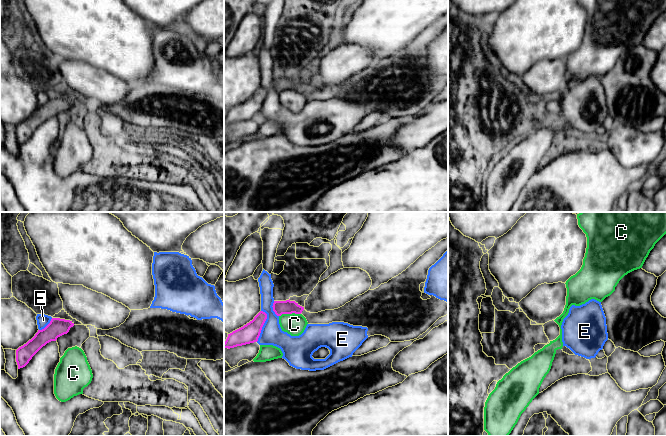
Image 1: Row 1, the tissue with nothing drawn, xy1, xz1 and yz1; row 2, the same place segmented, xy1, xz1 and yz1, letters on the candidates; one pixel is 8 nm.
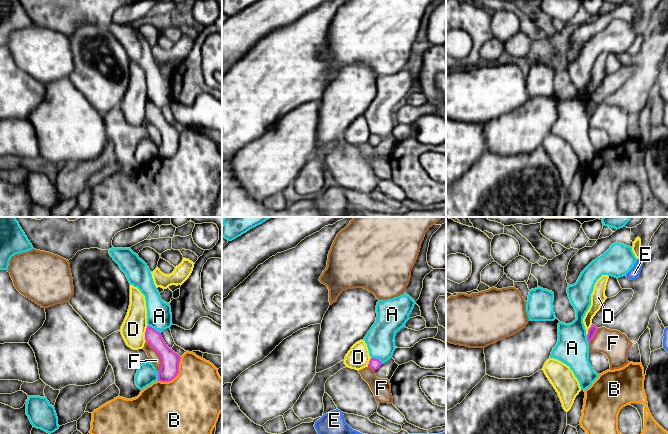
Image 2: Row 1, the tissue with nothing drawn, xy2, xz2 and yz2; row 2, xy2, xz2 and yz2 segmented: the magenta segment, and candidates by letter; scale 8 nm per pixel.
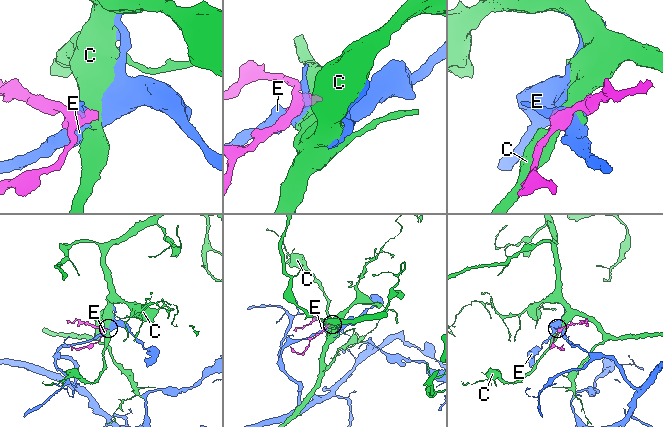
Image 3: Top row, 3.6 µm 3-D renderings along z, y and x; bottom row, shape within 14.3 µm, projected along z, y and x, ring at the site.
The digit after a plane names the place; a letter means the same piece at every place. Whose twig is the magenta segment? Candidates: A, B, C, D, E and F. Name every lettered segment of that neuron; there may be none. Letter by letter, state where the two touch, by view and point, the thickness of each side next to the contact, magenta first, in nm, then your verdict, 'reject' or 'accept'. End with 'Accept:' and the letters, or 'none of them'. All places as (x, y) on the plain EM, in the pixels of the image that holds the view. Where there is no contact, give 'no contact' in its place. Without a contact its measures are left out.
A: xy2 (153, 104) | 120/200 nm | reject
B: xy2 (176, 151) | 150/480 nm | reject
C: xz1 (289, 89) | 110/180 nm | reject
D: xy2 (145, 109) | 120/200 nm | reject
E: xz1 (262, 102) | 160/180 nm | reject
F: xy2 (159, 131) | 150/80 nm | reject
Accept: none of them

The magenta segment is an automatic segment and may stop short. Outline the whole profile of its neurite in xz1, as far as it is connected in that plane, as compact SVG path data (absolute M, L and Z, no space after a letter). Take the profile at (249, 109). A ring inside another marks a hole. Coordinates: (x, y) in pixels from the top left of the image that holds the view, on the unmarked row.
M260 87L252 97L228 110L224 124L230 125L257 118L266 95L267 90Z

